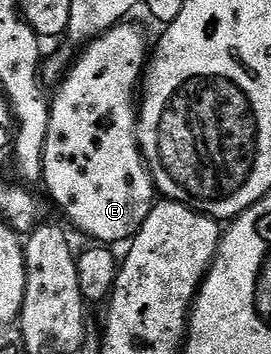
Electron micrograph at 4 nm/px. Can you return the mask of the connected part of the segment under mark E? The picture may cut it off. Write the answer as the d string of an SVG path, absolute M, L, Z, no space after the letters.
M120 23L107 33L103 33L100 37L93 41L86 42L82 46L83 54L75 61L75 66L68 68L64 72L63 80L58 82L56 93L53 93L53 121L56 126L59 125L75 125L75 137L58 137L52 135L47 138L45 143L45 155L43 156L43 179L42 184L47 185L46 196L59 204L59 209L84 233L85 236L91 237L92 242L102 243L108 247L114 246L114 241L130 242L135 232L142 227L145 219L149 215L151 206L157 200L157 190L155 188L155 180L151 178L151 172L147 170L147 161L143 157L142 151L139 150L139 123L137 120L137 94L141 89L141 82L145 76L145 66L149 60L149 45L147 49L147 41L143 38L143 33L135 25L127 25L131 23Z

